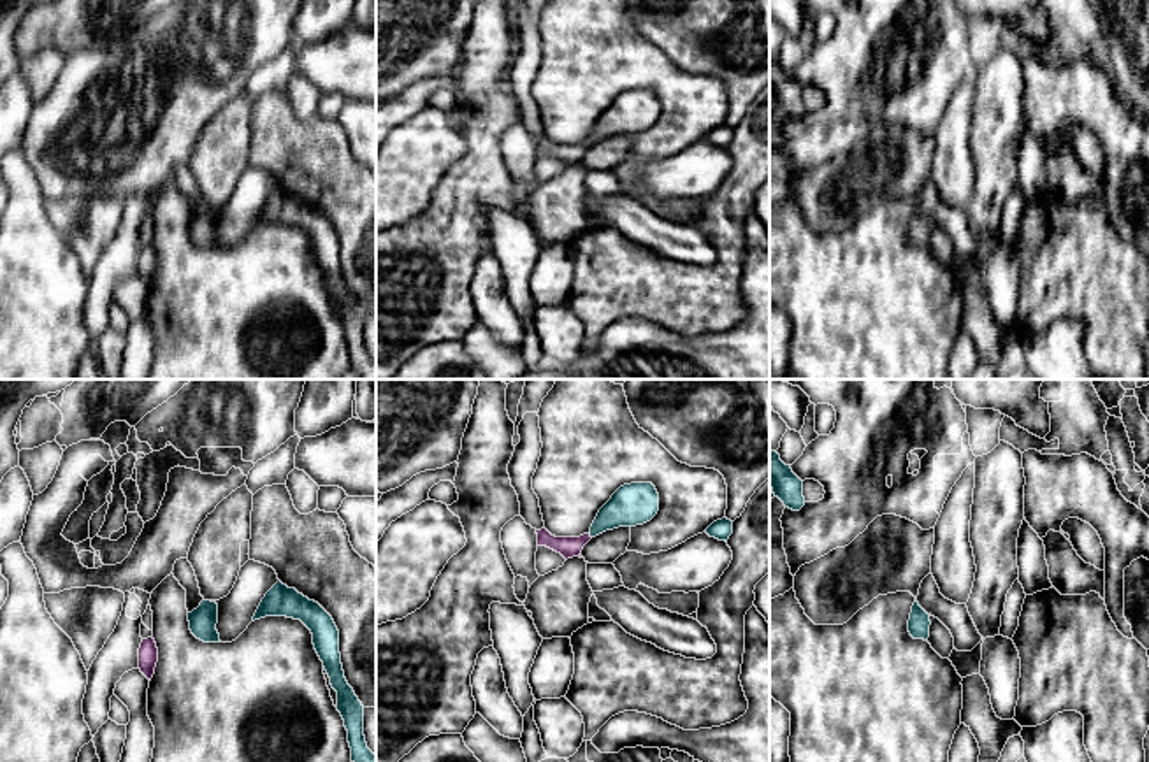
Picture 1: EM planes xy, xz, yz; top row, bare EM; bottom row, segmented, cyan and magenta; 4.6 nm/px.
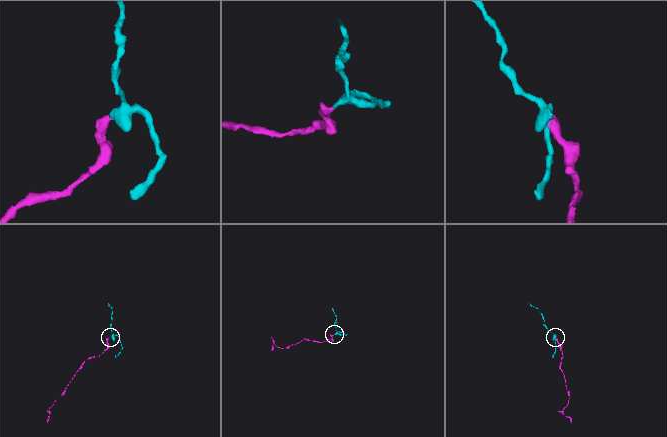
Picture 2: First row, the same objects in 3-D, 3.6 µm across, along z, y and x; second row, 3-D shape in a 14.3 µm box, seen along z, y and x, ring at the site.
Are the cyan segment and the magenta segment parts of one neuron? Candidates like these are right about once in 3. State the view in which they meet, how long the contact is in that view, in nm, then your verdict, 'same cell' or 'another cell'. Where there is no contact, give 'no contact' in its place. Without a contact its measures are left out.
xz | 30 nm | same cell

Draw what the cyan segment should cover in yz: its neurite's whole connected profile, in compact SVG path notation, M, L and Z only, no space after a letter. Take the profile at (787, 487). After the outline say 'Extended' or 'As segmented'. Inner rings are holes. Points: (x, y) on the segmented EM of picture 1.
M770 449L770 486L785 507L799 511L805 506L803 481L792 472L791 465Z. As segmented

